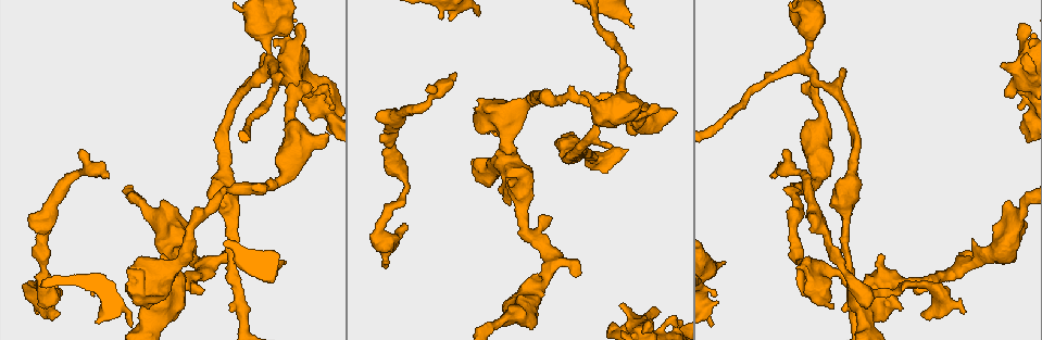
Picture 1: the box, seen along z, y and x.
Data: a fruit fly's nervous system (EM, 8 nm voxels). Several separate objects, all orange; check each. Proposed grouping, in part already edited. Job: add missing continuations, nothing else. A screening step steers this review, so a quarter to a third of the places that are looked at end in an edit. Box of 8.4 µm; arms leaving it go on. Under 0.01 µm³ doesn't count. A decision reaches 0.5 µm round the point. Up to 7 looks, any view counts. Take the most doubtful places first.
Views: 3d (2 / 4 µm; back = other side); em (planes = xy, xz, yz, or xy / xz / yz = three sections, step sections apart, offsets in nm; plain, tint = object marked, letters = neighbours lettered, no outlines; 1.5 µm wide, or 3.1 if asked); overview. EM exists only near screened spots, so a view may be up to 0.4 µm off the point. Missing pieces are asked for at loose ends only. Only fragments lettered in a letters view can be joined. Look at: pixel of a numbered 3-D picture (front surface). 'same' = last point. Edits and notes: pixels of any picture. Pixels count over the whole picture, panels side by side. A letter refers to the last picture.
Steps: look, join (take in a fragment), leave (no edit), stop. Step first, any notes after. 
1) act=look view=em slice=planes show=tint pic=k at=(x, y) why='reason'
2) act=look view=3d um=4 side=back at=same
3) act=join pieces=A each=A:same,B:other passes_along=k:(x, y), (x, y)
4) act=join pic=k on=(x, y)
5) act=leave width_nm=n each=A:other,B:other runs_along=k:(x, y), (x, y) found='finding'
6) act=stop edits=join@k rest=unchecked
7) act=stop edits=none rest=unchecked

act=look view=em slice=xz step=4 show=tint pic=1 at=(724, 262) why='free end'

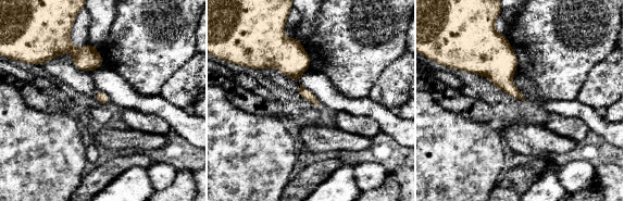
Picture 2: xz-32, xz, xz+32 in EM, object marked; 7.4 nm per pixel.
act=look view=em slice=planes show=letters at=same why='cut it another way'

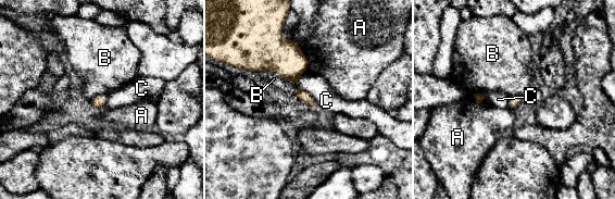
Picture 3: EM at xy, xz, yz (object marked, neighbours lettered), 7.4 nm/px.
act=leave each=A:other,B:other,C:other border=3:(305, 71), (298, 85), (316, 108) found='none of them fits'

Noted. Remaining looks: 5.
act=look view=3d um=4 pic=1 at=(840, 70) why='tapers out'

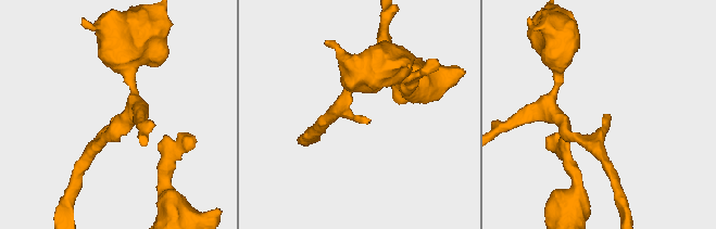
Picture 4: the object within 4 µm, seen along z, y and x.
act=look view=em slice=planes show=plain pic=4 at=(605, 116) why='now the EM'

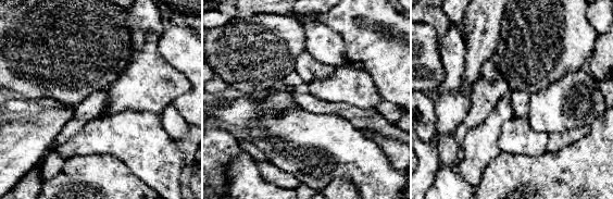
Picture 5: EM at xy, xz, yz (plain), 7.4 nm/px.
act=look view=em slice=planes show=letters at=same

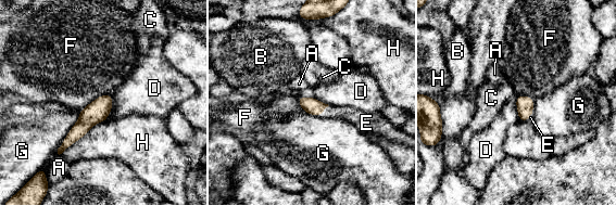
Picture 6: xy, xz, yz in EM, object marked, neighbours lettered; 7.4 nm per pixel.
act=join pic=6 on=(355, 116) longest_contact=H:440nm each=A:other,B:other,C:other,D:other,E:same,F:other,G:other,H:other passes_along=6:(311, 105), (323, 108), (355, 116) found='it goes on there'

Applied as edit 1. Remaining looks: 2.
act=look view=em slice=xz step=8 show=letters pic=1 at=(1002, 65) why='thick end'

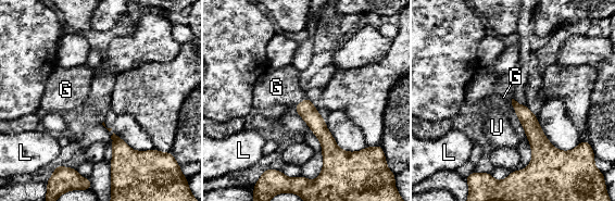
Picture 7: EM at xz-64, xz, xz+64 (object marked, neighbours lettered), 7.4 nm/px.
act=look view=em slice=planes show=letters at=same why='another direction'

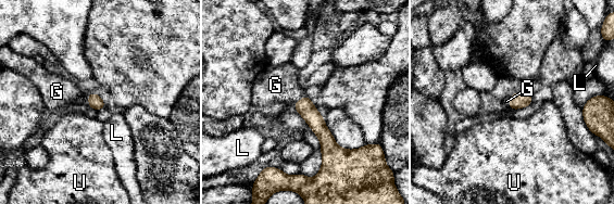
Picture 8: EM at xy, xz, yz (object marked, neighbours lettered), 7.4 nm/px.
act=join pic=8 on=(275, 85) each=G:same,L:other,U:other passes_along=8:(304, 106), (299, 100), (275, 85) found='it goes on there'

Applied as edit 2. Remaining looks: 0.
act=stop edits=join@6,join@8 rest=unchecked

